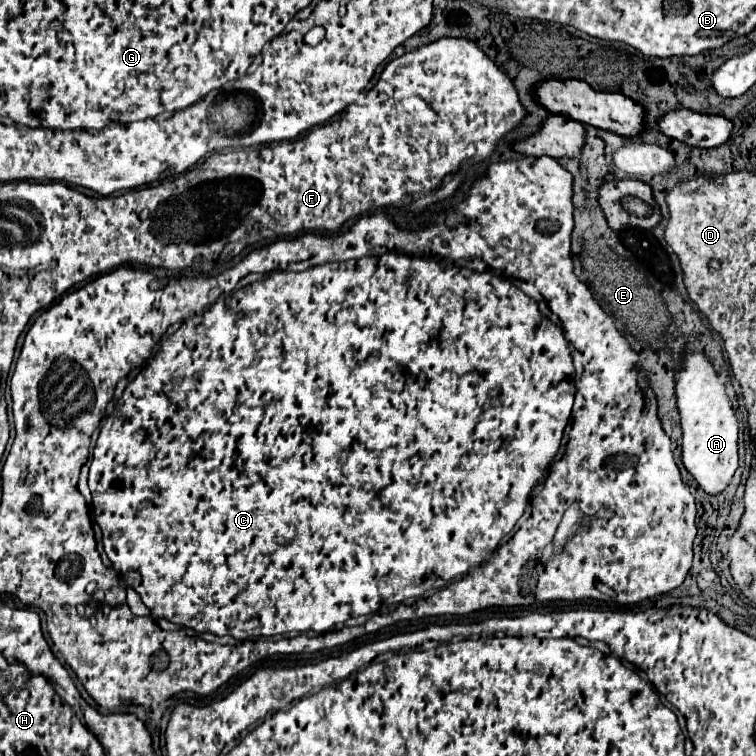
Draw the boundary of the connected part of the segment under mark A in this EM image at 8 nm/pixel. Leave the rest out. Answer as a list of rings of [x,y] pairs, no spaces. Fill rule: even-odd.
[[[686,346],[686,360],[676,372],[676,406],[682,424],[682,462],[708,494],[720,494],[738,468],[738,422],[728,402],[724,382],[708,358]]]

